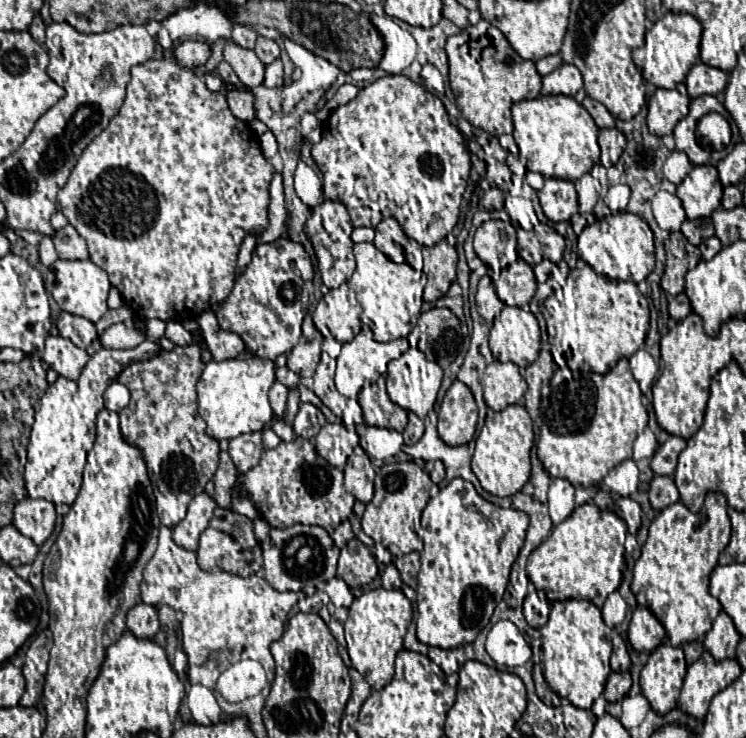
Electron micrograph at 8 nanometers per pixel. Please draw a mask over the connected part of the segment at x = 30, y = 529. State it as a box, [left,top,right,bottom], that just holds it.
[14,498,56,546]

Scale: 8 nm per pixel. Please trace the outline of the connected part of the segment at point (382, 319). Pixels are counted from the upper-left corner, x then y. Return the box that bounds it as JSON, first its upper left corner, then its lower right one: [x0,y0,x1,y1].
[348,244,426,342]

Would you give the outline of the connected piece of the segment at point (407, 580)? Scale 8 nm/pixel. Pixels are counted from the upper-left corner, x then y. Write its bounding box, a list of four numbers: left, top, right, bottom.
[394,552,420,588]

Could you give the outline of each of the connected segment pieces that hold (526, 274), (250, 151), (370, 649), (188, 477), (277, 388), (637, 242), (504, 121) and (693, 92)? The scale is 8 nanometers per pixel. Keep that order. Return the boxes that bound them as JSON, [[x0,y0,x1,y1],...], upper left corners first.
[[498,260,536,306],[58,58,274,320],[344,588,412,690],[118,344,218,528],[270,382,288,418],[578,212,654,284],[446,20,542,136],[686,64,728,98]]

